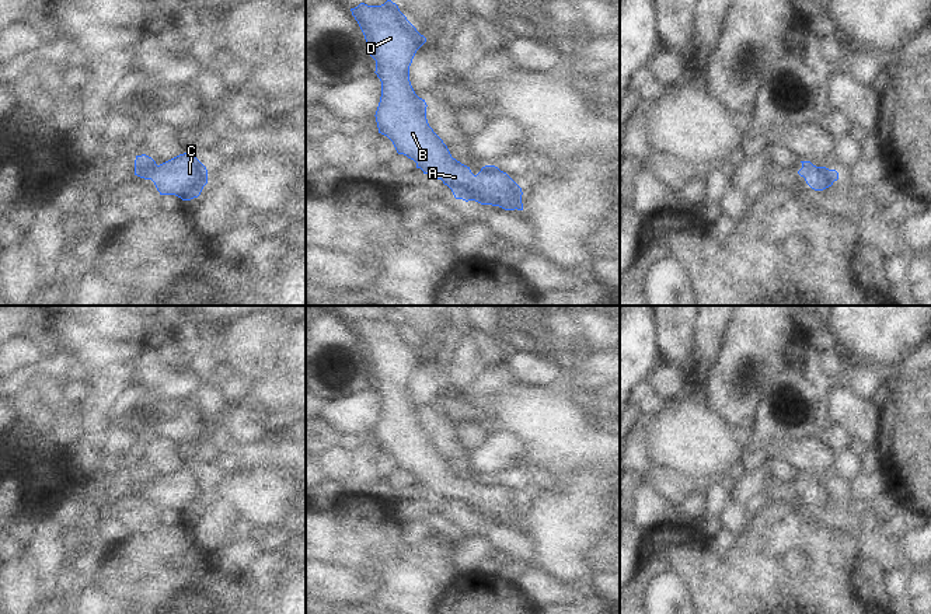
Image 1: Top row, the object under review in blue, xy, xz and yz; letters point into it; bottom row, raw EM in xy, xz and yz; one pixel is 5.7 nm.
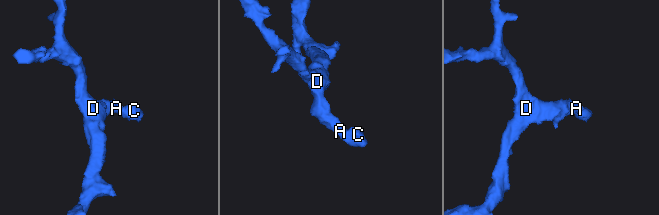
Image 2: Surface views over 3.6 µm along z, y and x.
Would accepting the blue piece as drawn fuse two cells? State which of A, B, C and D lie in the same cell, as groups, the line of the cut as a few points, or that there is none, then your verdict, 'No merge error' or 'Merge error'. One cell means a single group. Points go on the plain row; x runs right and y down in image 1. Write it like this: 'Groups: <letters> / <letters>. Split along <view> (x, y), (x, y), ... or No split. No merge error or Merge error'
Groups: A B C D. No split. No merge error.

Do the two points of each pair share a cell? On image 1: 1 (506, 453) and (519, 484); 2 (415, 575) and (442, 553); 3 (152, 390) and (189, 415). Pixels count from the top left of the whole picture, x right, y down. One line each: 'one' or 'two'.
1: two
2: one
3: one

